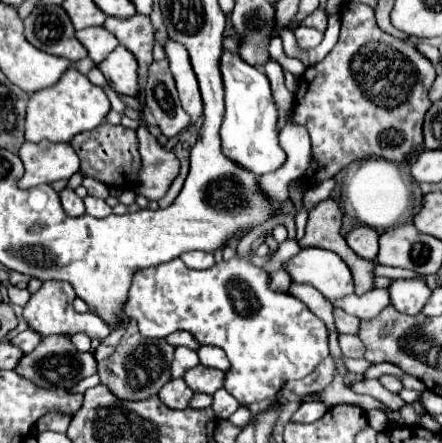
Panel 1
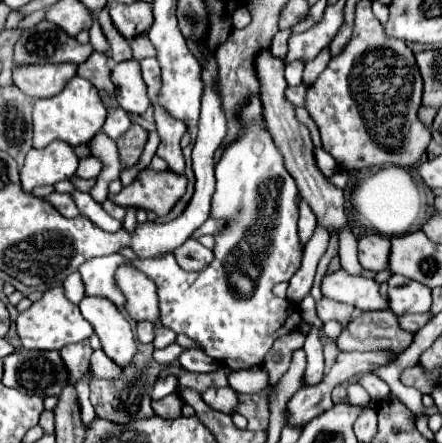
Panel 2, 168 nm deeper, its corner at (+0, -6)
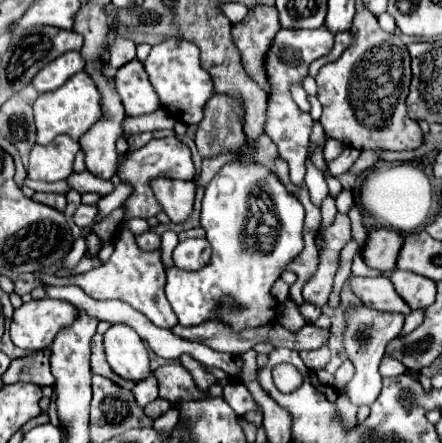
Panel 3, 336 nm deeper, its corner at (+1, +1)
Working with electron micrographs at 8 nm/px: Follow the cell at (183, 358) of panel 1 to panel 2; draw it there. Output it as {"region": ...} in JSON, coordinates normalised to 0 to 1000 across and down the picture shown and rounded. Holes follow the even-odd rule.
{"region":[[[378,847],[373,856],[360,856],[351,865],[351,878],[346,878],[346,892],[342,901],[369,901],[373,892],[391,887],[400,878],[400,851],[396,847]]]}

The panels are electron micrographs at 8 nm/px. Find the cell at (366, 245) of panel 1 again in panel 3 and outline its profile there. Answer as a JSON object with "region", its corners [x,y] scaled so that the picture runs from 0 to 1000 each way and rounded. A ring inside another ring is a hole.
{"region":[[[855,515],[833,524],[833,542],[819,560],[819,582],[837,605],[887,614],[896,605],[896,578],[905,560],[910,560],[905,524]]]}

